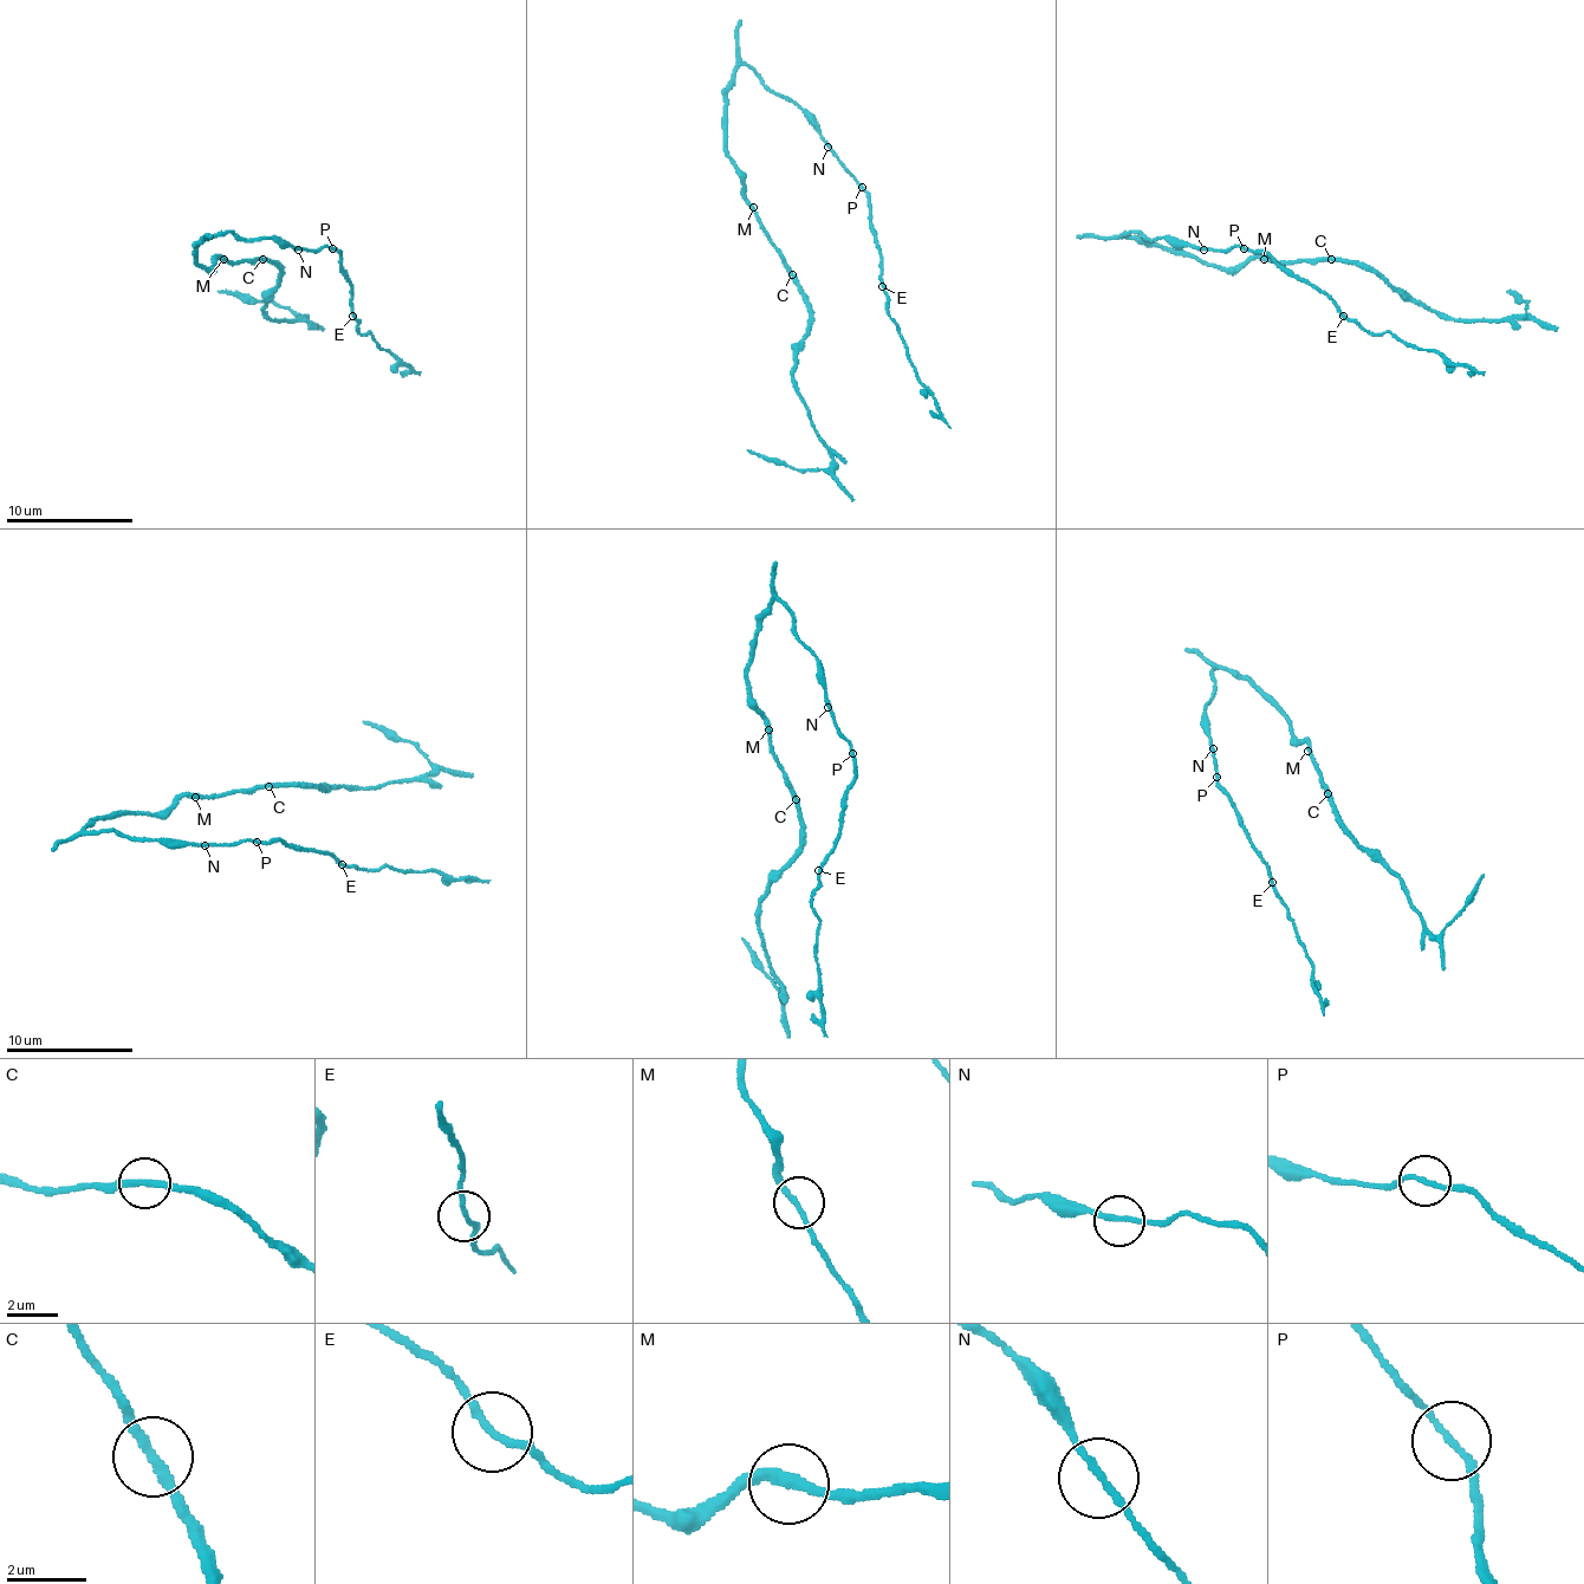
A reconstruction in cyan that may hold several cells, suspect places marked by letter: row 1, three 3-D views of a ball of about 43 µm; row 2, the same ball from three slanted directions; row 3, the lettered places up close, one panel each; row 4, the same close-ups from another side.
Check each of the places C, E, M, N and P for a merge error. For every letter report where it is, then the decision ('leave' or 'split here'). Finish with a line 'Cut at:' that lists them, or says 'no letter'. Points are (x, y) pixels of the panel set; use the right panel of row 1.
C: (1331, 259) | split here
E: (1343, 316) | split here
M: (1264, 259) | leave
N: (1203, 250) | leave
P: (1244, 248) | leave
Cut at: C, E

